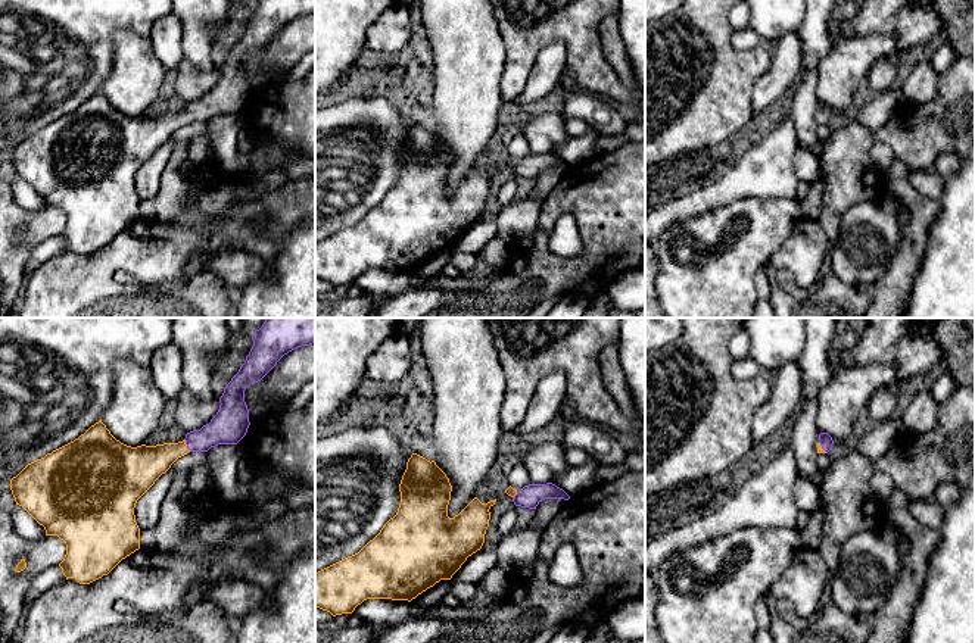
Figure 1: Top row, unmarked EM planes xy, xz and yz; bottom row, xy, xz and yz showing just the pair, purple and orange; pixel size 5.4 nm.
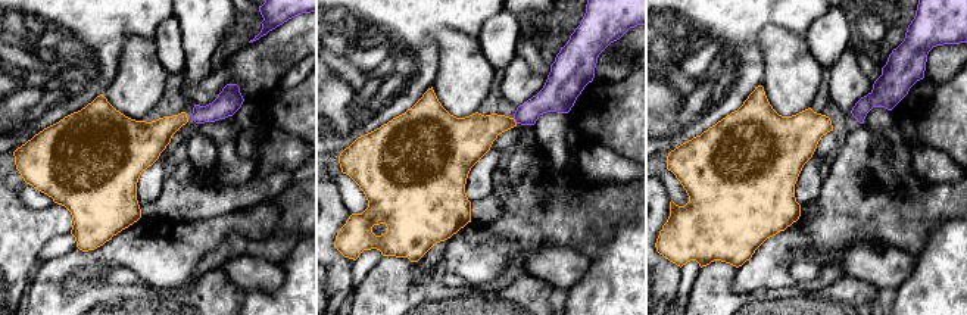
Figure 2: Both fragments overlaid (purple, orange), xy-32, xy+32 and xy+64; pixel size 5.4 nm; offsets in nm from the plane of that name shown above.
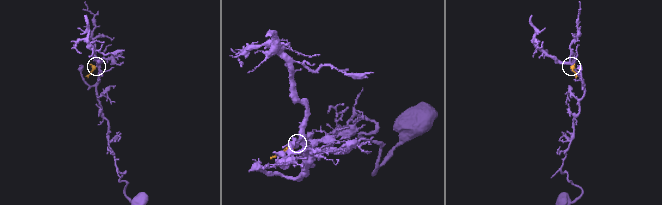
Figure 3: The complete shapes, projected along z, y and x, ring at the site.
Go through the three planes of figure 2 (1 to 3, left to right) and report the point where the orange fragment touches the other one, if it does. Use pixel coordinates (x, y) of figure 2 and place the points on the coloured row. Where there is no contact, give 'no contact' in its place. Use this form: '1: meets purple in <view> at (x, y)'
1: no contact
2: meets purple in xy+32 at (515, 121)
3: no contact

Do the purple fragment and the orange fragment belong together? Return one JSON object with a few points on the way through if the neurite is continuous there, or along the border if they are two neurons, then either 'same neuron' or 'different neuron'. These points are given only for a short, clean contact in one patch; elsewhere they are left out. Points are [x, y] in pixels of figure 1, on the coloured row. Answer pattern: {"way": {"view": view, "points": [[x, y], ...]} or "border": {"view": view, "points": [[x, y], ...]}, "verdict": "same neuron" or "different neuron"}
{"way": {"view": "xy", "points": [[227, 427], [202, 440], [186, 443], [180, 449], [146, 464]]}, "verdict": "same neuron"}

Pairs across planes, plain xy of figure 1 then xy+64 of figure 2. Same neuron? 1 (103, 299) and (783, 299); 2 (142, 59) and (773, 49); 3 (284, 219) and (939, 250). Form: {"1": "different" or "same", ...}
{"1": "same", "2": "same", "3": "different"}

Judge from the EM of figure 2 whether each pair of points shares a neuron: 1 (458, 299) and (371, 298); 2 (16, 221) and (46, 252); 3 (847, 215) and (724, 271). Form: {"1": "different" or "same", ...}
{"1": "same", "2": "different", "3": "different"}

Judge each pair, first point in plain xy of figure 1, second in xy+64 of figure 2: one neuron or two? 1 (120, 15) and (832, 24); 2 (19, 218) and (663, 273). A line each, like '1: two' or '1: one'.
1: two
2: one

